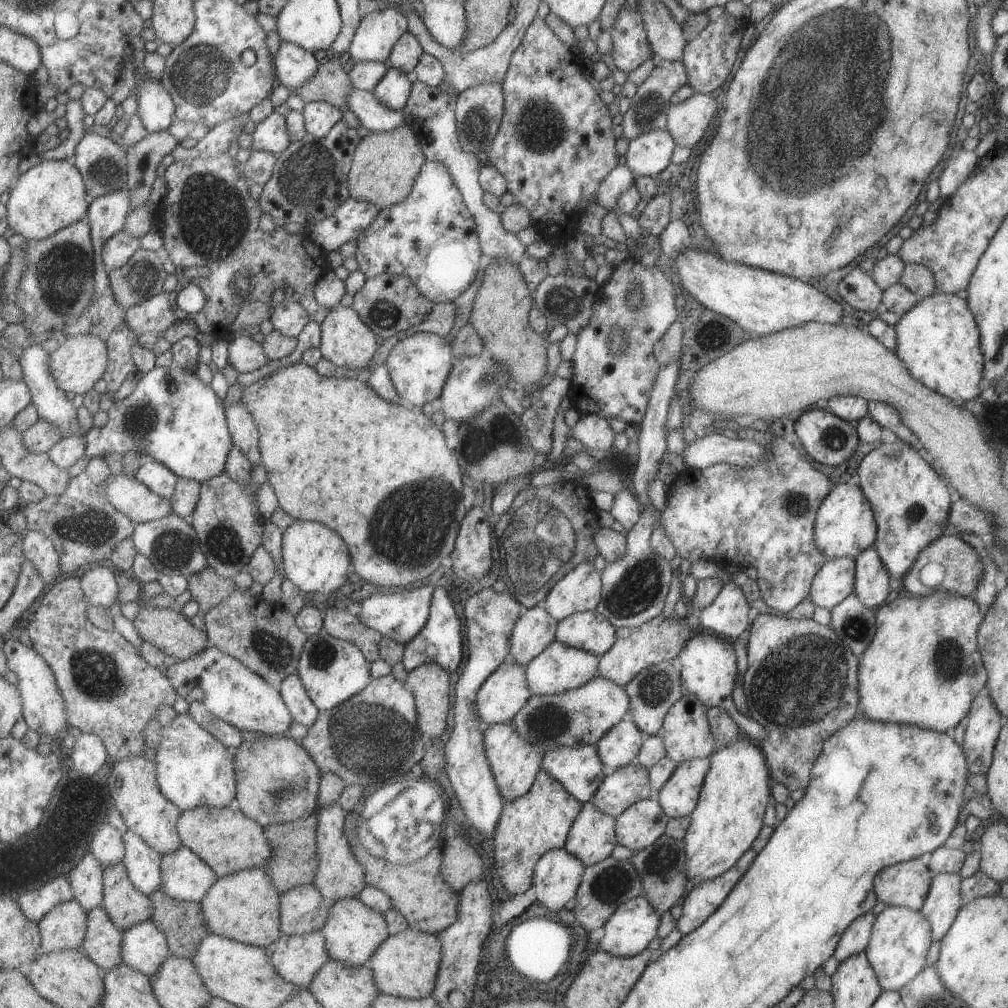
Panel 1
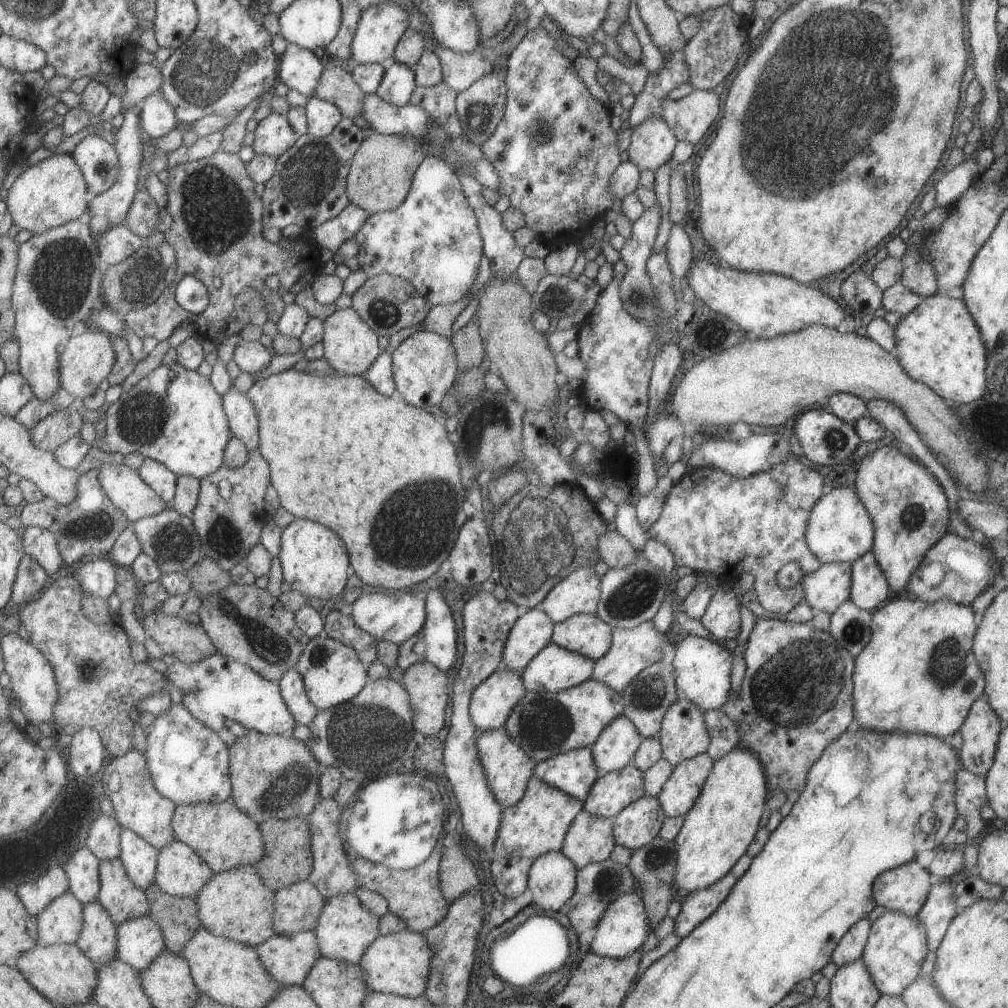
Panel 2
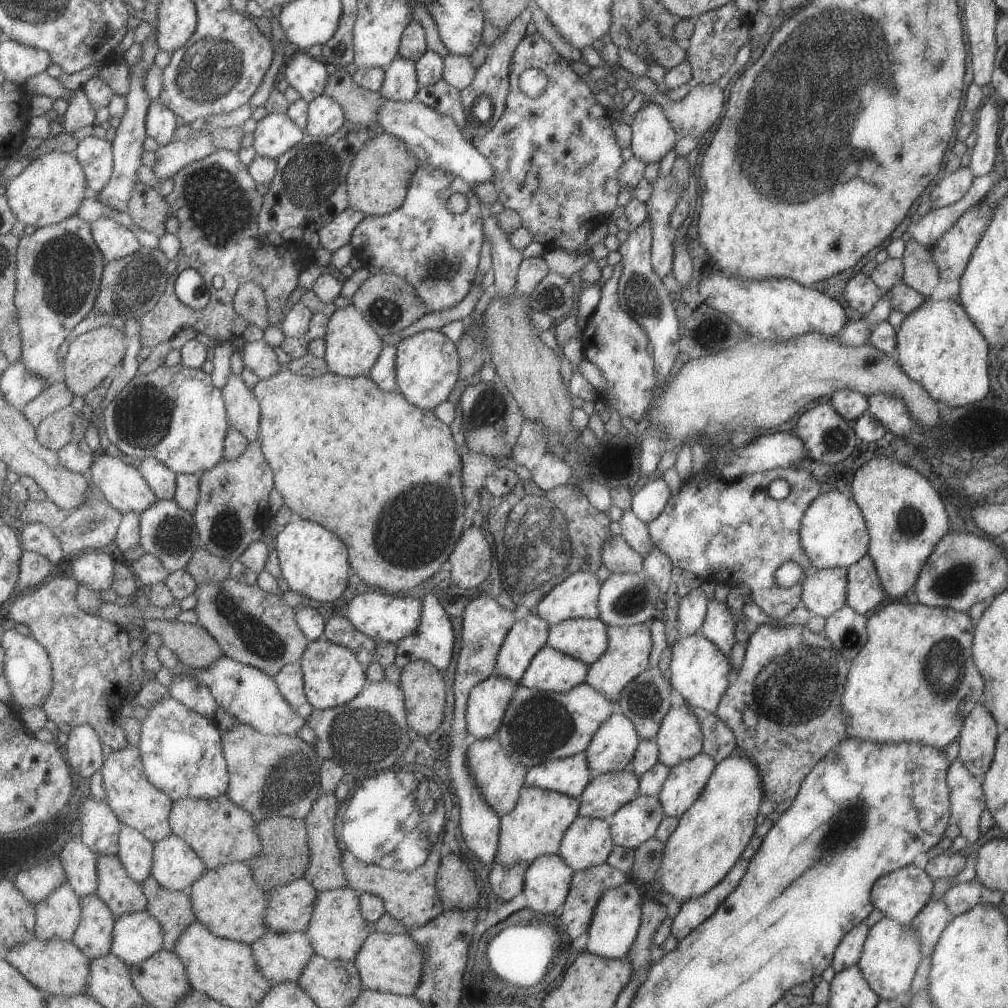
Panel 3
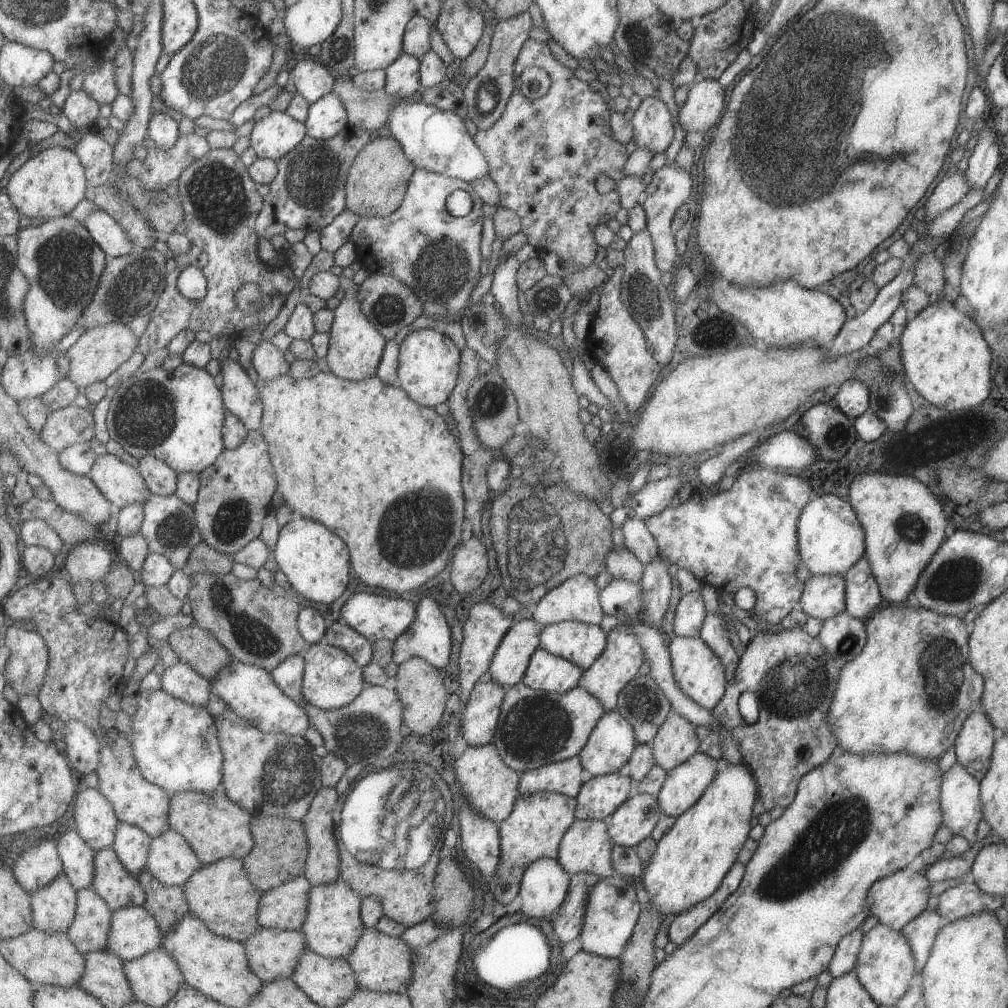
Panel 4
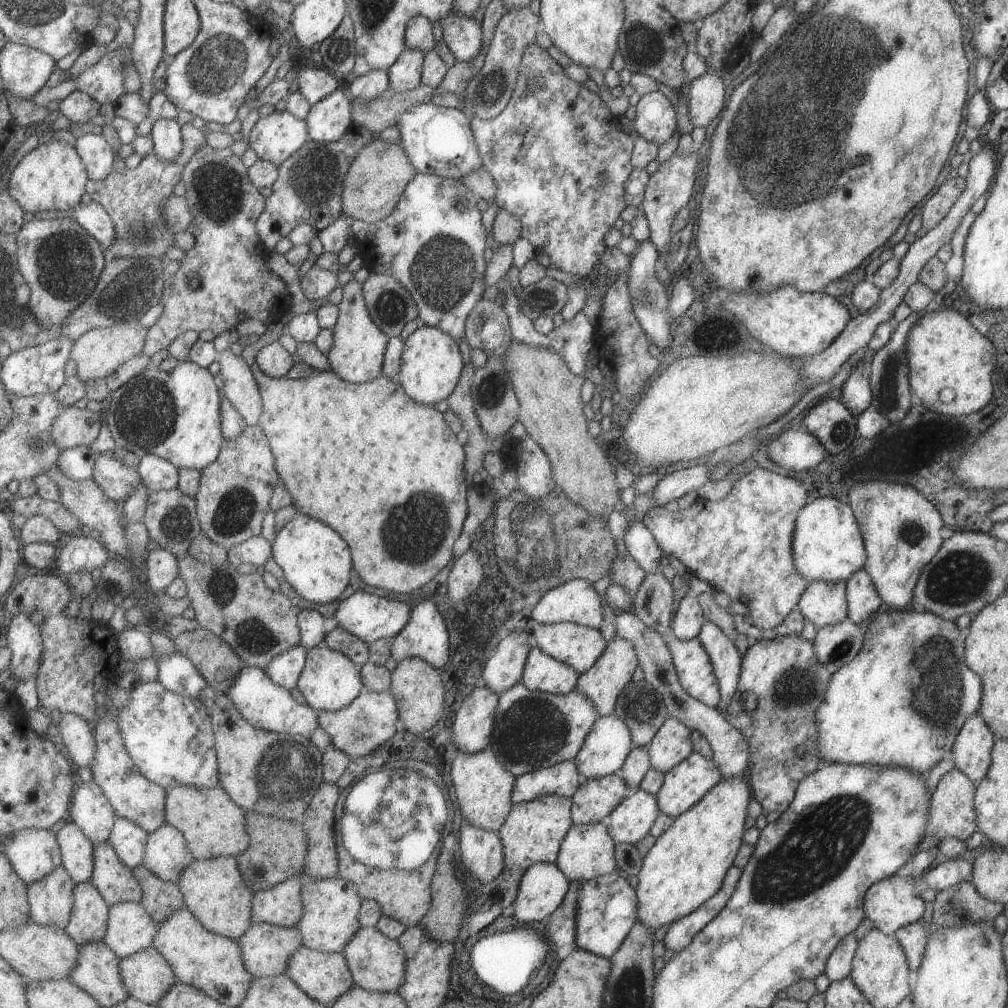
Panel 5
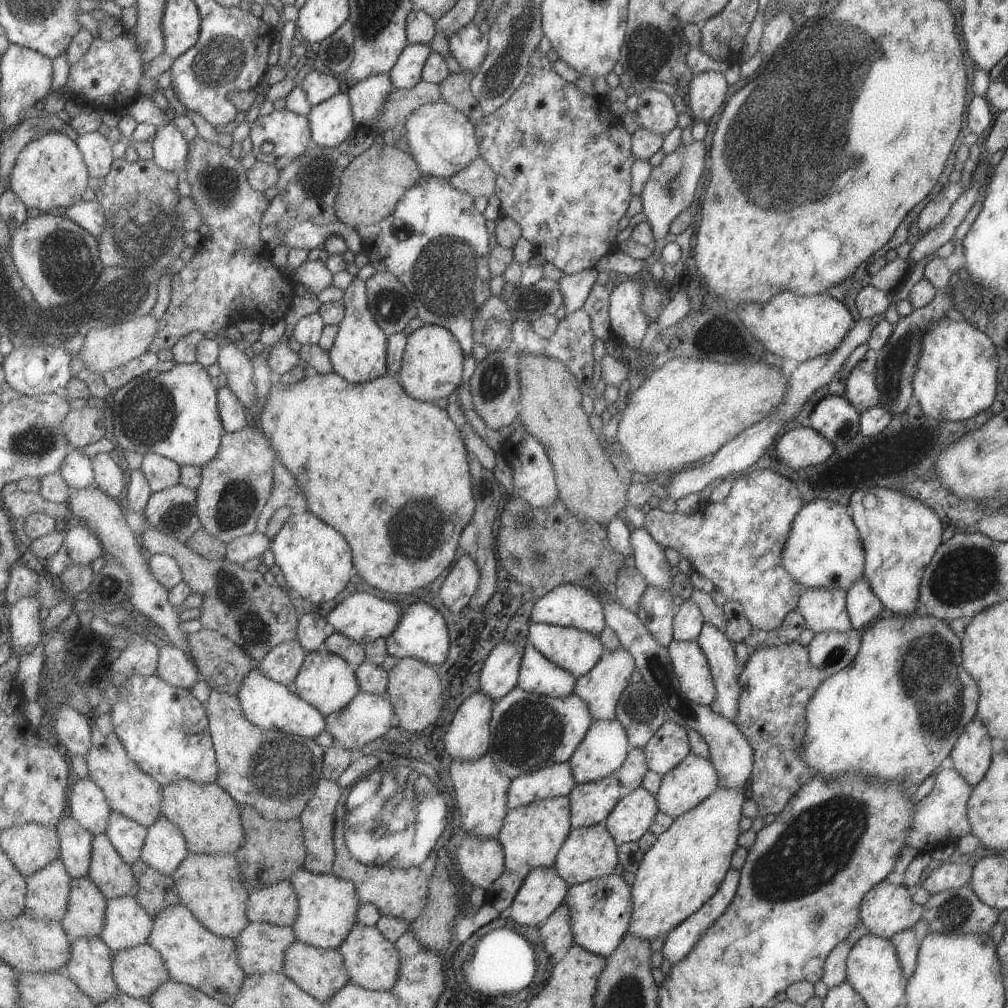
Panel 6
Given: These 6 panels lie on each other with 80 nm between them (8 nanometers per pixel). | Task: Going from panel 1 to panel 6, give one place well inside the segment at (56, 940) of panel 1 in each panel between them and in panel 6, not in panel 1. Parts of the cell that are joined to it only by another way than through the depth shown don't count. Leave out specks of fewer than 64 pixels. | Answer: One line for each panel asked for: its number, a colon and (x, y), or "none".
2: (62, 922)
3: (58, 916)
4: (55, 907)
5: (52, 899)
6: (50, 890)

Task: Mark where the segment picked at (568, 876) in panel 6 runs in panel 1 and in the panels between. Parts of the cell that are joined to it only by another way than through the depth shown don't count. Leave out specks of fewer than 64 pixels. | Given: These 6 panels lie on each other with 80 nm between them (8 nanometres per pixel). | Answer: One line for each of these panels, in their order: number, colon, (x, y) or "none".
1: (591, 837)
2: (589, 839)
3: (586, 843)
4: (585, 847)
5: (586, 851)

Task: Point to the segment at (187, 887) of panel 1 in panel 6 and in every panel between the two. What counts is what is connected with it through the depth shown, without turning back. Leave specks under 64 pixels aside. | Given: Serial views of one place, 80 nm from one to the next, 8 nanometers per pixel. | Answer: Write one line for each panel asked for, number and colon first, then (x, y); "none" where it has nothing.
2: (182, 872)
3: (176, 865)
4: (172, 859)
5: (168, 854)
6: (166, 848)

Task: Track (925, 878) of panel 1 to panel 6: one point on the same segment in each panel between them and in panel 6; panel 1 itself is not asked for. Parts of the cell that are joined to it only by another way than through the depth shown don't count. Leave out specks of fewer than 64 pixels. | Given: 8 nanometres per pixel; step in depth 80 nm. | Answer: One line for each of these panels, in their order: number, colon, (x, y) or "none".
2: (904, 888)
3: (900, 895)
4: (895, 899)
5: (890, 903)
6: (886, 908)

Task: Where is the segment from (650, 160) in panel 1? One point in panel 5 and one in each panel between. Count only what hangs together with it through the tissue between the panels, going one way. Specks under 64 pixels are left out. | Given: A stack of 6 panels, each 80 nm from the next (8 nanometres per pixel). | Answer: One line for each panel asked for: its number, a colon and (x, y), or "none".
2: (651, 143)
3: (652, 137)
4: (652, 130)
5: (654, 120)

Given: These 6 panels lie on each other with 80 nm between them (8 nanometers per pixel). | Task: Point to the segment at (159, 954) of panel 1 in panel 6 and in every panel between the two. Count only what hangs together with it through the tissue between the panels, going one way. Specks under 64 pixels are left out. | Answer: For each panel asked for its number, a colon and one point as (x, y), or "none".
2: (141, 941)
3: (138, 935)
4: (135, 932)
5: (131, 928)
6: (128, 925)

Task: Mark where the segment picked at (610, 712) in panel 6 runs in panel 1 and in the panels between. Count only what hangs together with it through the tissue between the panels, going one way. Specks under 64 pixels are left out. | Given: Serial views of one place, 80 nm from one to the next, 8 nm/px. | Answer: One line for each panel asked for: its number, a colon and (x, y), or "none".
1: (661, 638)
2: (631, 650)
3: (628, 648)
4: (619, 662)
5: (602, 683)

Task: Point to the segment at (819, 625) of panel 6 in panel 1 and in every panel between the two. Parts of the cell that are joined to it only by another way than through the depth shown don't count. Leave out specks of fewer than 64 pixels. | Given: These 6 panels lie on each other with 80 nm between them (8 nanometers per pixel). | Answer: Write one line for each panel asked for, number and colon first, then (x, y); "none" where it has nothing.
1: (832, 582)
2: (824, 589)
3: (824, 591)
4: (822, 597)
5: (823, 603)

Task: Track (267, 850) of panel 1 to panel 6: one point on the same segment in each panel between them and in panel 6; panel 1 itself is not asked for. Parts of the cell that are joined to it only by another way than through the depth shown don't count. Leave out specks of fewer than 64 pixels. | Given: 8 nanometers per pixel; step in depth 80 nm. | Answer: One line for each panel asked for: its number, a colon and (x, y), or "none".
2: (226, 837)
3: (221, 832)
4: (217, 828)
5: (214, 824)
6: (211, 819)

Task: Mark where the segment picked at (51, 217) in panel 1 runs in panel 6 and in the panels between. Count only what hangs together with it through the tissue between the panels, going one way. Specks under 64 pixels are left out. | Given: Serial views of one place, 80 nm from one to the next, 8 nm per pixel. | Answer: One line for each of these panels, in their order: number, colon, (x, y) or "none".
2: (51, 193)
3: (50, 189)
4: (49, 185)
5: (53, 176)
6: (51, 174)

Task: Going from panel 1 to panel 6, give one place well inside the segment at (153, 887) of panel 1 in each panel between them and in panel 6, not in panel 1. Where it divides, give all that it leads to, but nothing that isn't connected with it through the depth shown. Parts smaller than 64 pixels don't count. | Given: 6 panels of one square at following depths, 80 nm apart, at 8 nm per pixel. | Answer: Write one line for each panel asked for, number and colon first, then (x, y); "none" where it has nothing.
2: (141, 859)
3: (136, 851)
4: (133, 845)
5: (131, 841)
6: (129, 837)

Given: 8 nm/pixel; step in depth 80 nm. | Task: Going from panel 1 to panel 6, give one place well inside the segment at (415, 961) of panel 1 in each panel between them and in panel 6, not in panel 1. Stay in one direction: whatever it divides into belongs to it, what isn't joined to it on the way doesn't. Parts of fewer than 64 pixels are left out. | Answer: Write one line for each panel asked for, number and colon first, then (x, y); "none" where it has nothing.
2: (401, 963)
3: (388, 963)
4: (382, 962)
5: (378, 963)
6: (374, 962)

